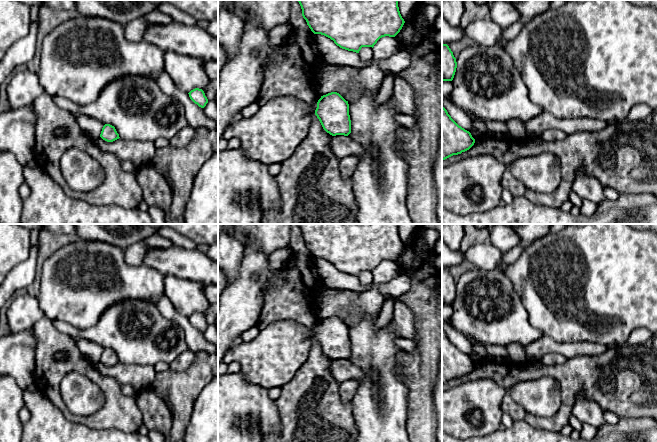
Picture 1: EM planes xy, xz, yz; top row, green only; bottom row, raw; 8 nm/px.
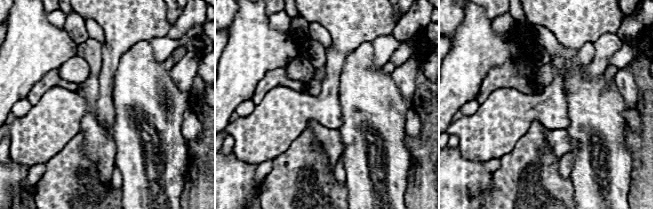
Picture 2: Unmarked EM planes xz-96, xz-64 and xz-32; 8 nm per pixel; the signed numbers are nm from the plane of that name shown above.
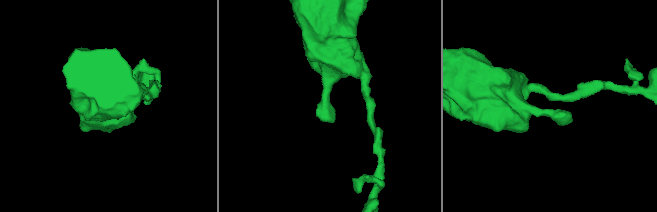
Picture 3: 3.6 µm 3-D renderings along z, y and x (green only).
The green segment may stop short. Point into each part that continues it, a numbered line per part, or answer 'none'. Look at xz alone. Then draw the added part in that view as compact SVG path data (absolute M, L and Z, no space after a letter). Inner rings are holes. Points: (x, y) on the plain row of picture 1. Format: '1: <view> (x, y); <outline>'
1: xz (272, 359); M280 320L260 331L250 342L230 347L223 362L240 363L244 379L270 390L289 383L307 361L317 327L308 329L291 320Z

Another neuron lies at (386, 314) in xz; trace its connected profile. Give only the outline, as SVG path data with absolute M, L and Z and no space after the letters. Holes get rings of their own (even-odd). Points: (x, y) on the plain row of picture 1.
M387 296L377 318L377 328L382 328L390 323L394 317L395 297Z

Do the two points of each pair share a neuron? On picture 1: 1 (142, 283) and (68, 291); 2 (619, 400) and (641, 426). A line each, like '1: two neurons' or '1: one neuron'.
1: one neuron
2: two neurons

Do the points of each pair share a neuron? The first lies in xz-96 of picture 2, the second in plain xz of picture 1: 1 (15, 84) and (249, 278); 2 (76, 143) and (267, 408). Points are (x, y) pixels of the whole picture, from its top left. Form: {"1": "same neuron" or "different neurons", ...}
{"1": "same neuron", "2": "different neurons"}

